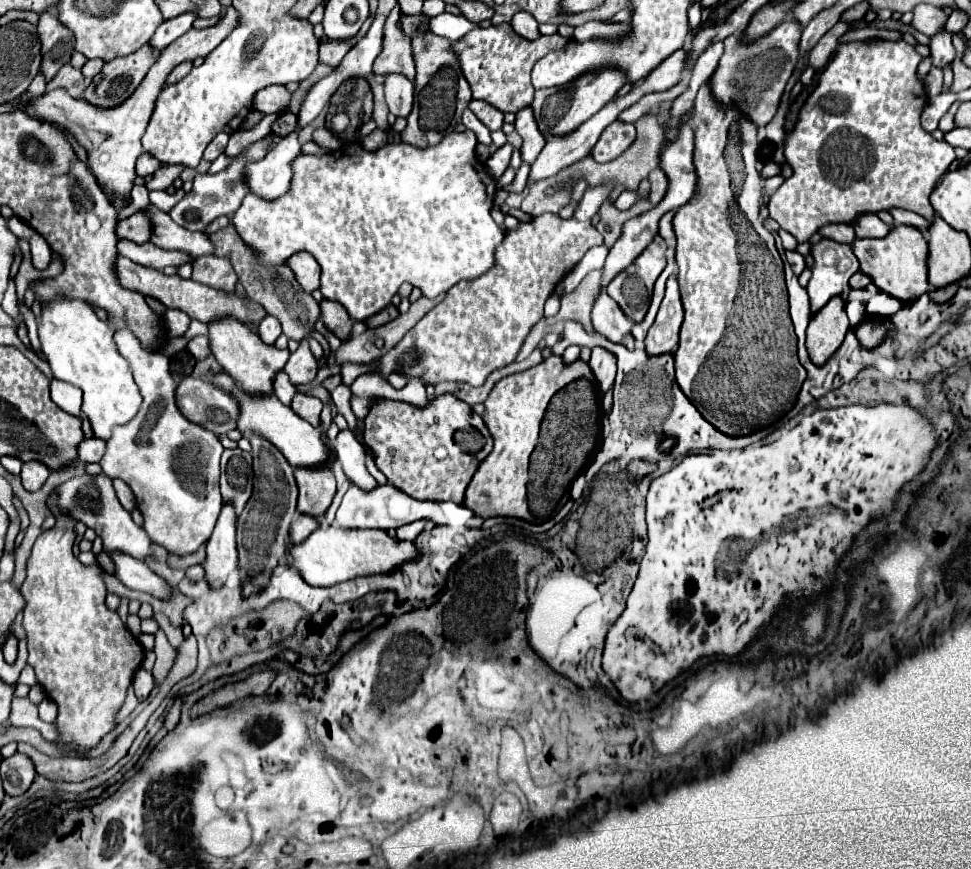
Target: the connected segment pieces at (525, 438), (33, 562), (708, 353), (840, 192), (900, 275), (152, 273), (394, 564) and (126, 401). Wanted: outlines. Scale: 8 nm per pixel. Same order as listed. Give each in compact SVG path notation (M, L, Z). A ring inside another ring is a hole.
M551 355L541 365L535 365L523 373L509 375L501 379L491 395L485 401L485 425L489 427L495 447L491 455L479 465L479 471L473 475L463 505L471 509L477 517L517 517L533 523L533 515L527 505L527 481L529 481L529 455L537 445L539 425L543 421L543 413L551 401L551 397L577 379L591 379L589 365L583 361L575 361L565 365L561 357Z
M55 495L49 499L49 507L57 523L35 541L27 563L27 579L21 585L21 593L27 599L27 607L23 611L23 627L29 641L27 663L35 669L39 685L45 689L47 697L57 703L57 717L53 721L59 731L57 745L73 747L77 757L85 757L85 753L93 749L103 739L103 735L115 729L115 715L125 703L127 689L133 683L135 671L141 667L145 649L123 625L117 611L109 611L105 607L107 591L103 583L103 569L97 563L91 567L79 563L79 559L73 555L75 521L55 511L53 503Z
M703 83L693 115L691 129L695 133L695 169L699 175L699 187L691 197L691 203L685 203L677 209L673 217L673 231L677 235L677 253L675 261L679 265L677 283L685 307L685 319L681 325L681 339L675 351L675 373L677 385L683 389L687 399L697 407L697 411L707 419L717 431L723 431L729 437L751 435L751 431L763 429L779 421L787 411L793 409L797 401L799 387L805 381L805 369L797 359L797 339L793 323L789 319L787 289L783 277L783 261L775 249L773 235L763 227L759 215L761 195L763 195L763 177L757 173L757 129L749 121L737 121L739 115L731 115L731 109L721 107L713 101L709 93L709 83ZM739 123L741 155L745 161L745 183L739 195L739 209L749 221L749 233L735 233L735 225L729 219L729 205L733 193L729 187L727 163L723 159L723 149L731 133L731 125Z
M875 39L875 41L849 41L849 43L839 43L837 45L837 51L833 55L833 59L829 61L829 65L821 71L821 77L817 81L817 87L813 89L813 93L807 97L807 101L803 103L801 107L801 113L799 113L799 121L795 125L795 129L785 137L785 159L787 163L793 167L793 175L789 179L783 181L783 185L771 195L771 201L769 201L769 215L771 219L775 219L783 231L791 233L797 243L805 243L809 241L821 227L829 225L829 223L847 223L847 225L853 225L859 215L865 215L865 213L879 213L883 209L893 209L893 207L899 207L899 209L907 209L907 211L913 211L913 213L919 213L921 217L925 219L931 219L935 215L931 203L929 203L929 195L935 187L935 183L939 181L939 177L943 173L947 173L951 161L955 159L955 151L949 143L939 143L937 139L931 137L931 133L927 133L921 123L919 123L919 117L921 117L921 111L927 103L927 91L925 91L925 85L923 81L917 77L917 67L919 63L923 61L923 57L915 51L915 45L907 45L907 41L899 39L899 41L887 41L887 39Z
M897 225L891 235L883 239L855 239L851 243L855 257L861 263L861 271L873 279L873 283L887 295L907 303L929 293L927 281L927 241L915 227Z
M117 257L115 259L115 271L117 271L117 277L119 277L119 285L123 285L125 289L131 289L131 291L139 291L141 295L151 295L155 297L157 301L161 301L167 309L181 309L185 311L191 319L197 319L197 321L203 321L203 323L213 323L213 321L219 321L219 319L225 319L225 317L231 317L235 321L241 321L245 325L259 325L263 321L263 317L267 315L265 307L255 303L253 299L245 297L237 297L235 293L225 293L225 291L217 291L213 287L207 287L207 285L201 285L197 281L185 281L177 275L173 277L167 277L163 271L157 271L157 269L151 269L151 267L143 267L143 265L137 265L133 263L131 259L127 257Z
M319 527L303 543L293 545L291 565L297 567L303 579L315 587L329 587L335 583L351 581L355 577L385 575L397 571L401 565L419 559L419 551L413 541L401 541L379 529L339 529L339 527Z
M57 299L43 307L39 341L51 365L53 377L83 391L81 411L91 421L93 437L103 441L111 437L113 427L129 423L141 407L139 389L133 381L129 363L117 351L113 333L115 329L111 329L109 323L99 321L85 301Z

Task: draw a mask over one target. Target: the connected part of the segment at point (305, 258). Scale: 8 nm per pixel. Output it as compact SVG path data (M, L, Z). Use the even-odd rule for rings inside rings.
M301 251L299 255L293 255L287 265L291 267L297 283L303 287L305 293L313 293L319 289L319 263L315 263L313 255L307 255L305 251Z

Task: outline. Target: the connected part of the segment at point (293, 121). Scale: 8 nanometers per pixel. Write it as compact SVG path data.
M287 111L287 113L279 115L279 119L275 119L275 123L271 125L271 133L281 137L281 135L291 133L291 129L295 129L295 127L297 127L297 117L291 111Z

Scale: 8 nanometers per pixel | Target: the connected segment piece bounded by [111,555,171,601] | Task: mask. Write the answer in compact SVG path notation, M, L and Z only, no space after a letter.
M111 555L111 559L115 561L119 581L127 589L145 591L145 593L149 593L157 599L163 599L163 601L171 599L171 587L167 585L167 581L163 577L155 575L143 561L131 559L129 555L119 555L119 557Z

